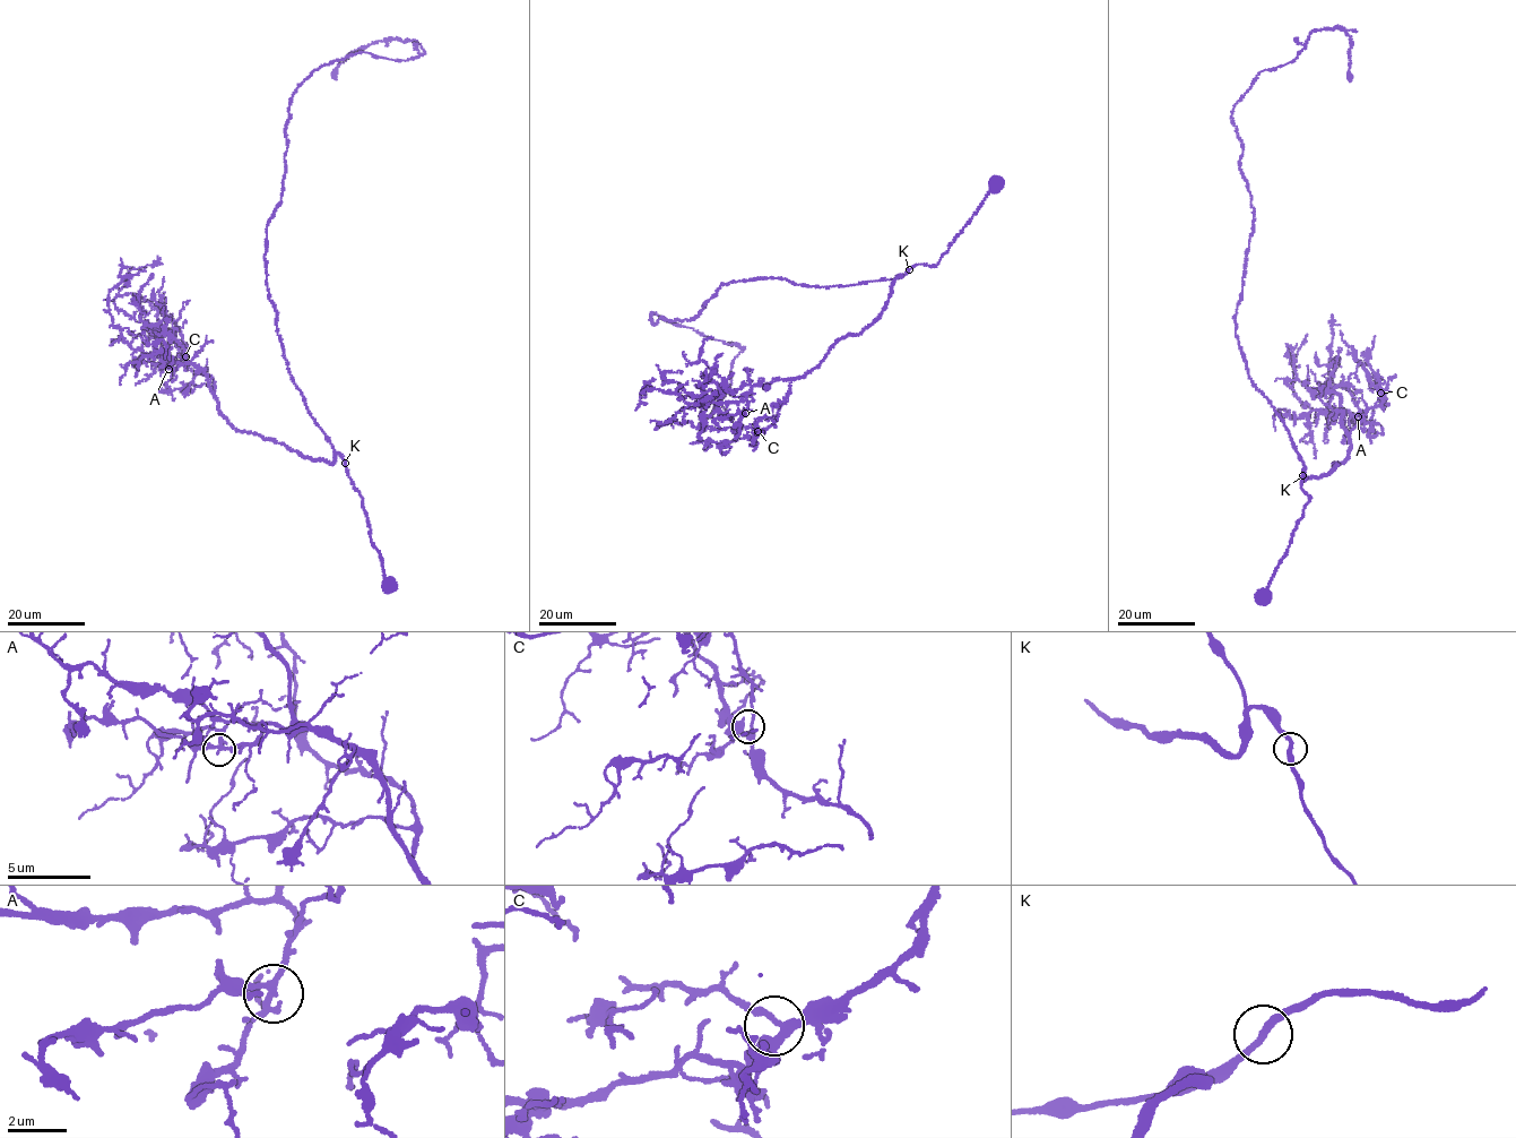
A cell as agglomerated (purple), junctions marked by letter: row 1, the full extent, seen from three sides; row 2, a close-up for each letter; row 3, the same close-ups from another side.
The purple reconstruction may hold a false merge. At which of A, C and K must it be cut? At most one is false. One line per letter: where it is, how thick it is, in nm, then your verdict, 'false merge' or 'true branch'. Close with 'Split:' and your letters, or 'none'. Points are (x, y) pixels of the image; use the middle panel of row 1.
A: place (745, 413); calibre 200 nm; true branch
C: place (758, 431); calibre 240 nm; true branch
K: place (909, 269); calibre 240 nm; true branch
Split: none

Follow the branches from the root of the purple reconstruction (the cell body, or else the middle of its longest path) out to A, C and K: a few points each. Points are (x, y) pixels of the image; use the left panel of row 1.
A: (388, 587), (340, 455), (332, 465), (312, 460), (239, 431), (218, 410), (206, 373), (181, 362), (169, 369)
C: (388, 587), (345, 459), (312, 460), (239, 431), (218, 410), (213, 379), (185, 356)
K: (388, 587), (380, 552), (371, 537), (362, 497), (347, 475), (345, 463)

